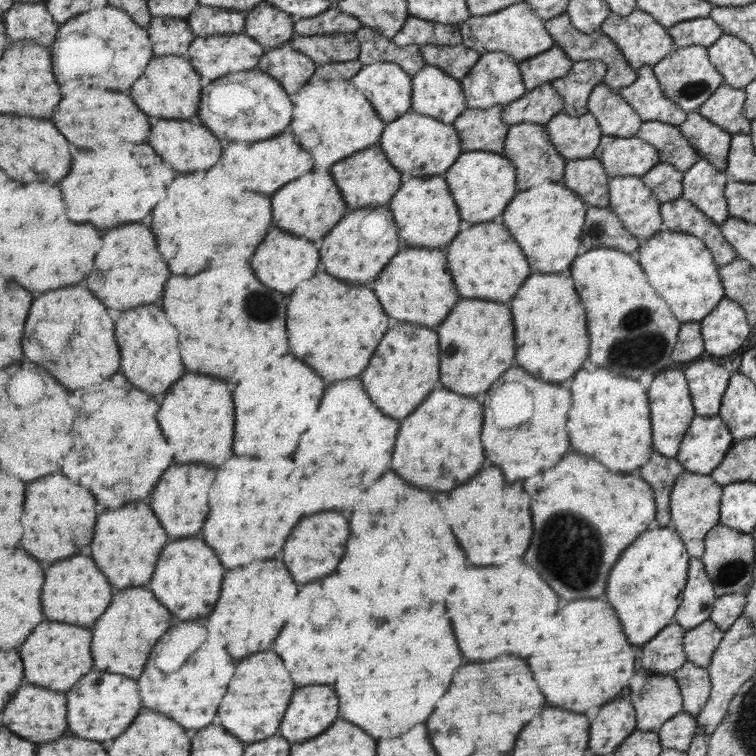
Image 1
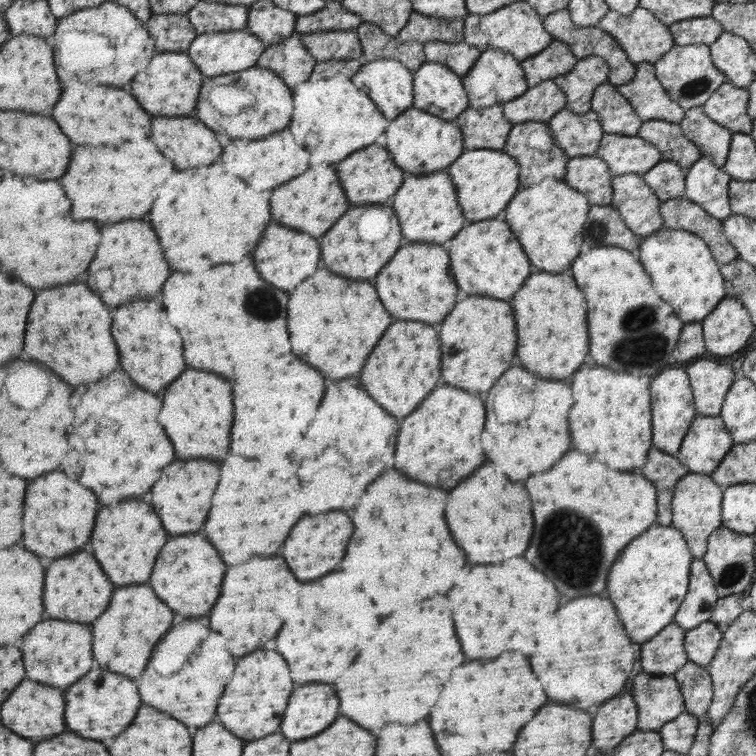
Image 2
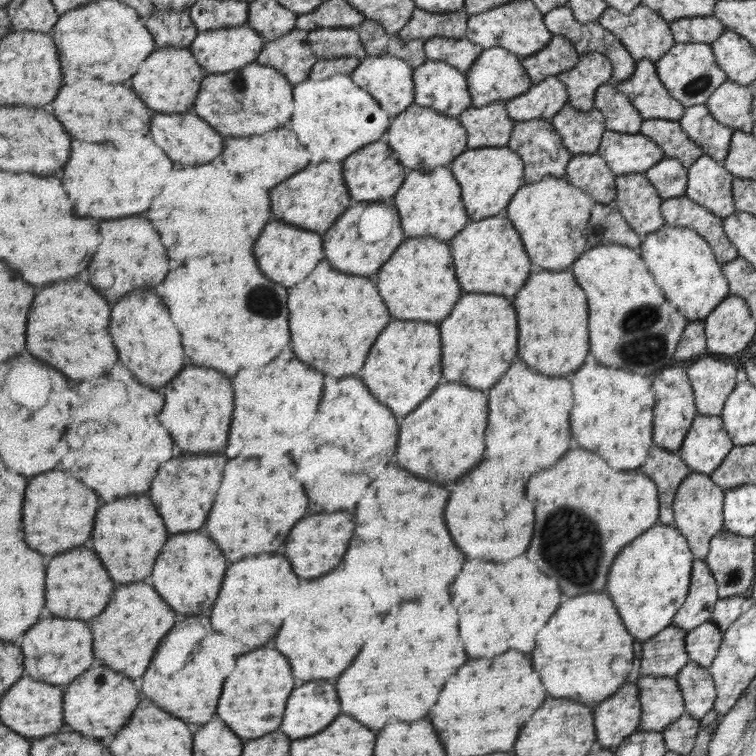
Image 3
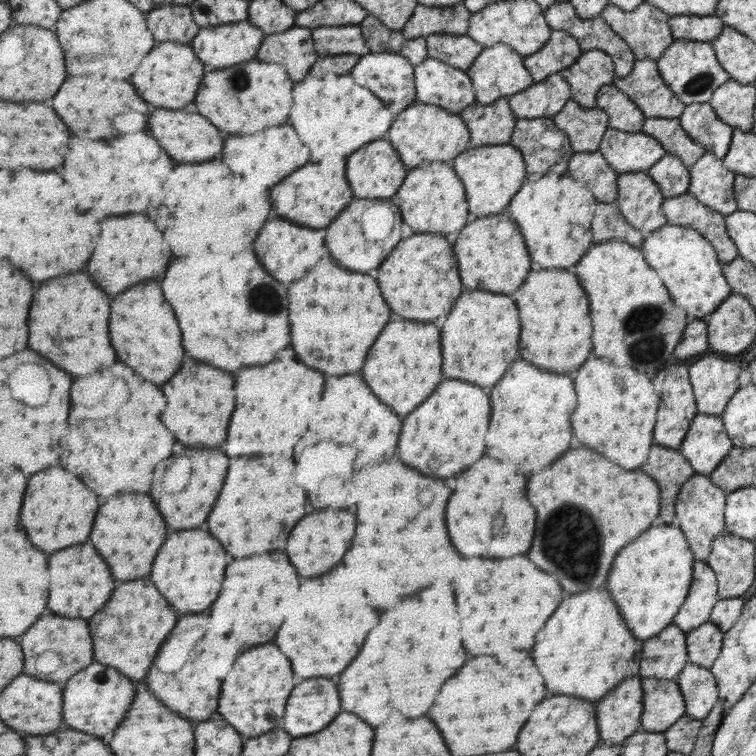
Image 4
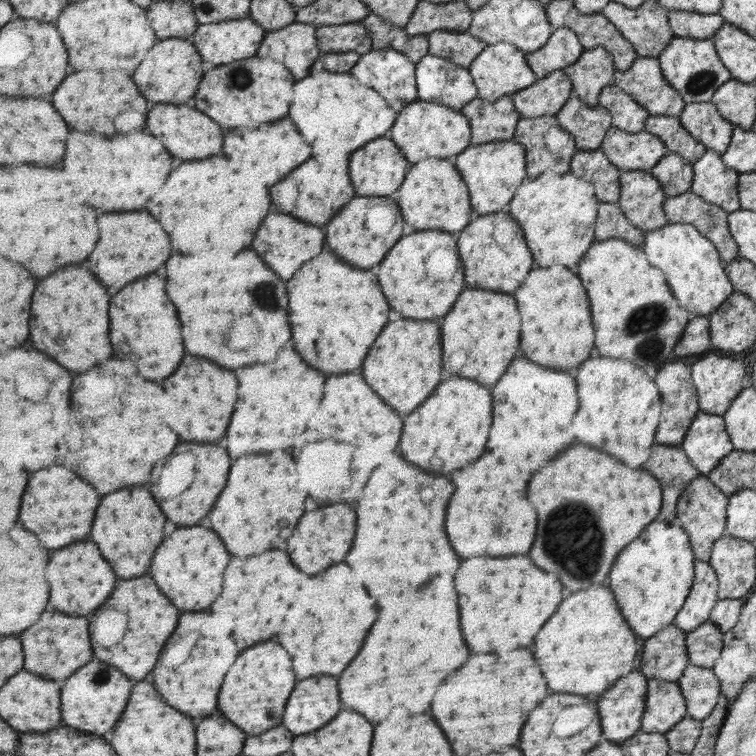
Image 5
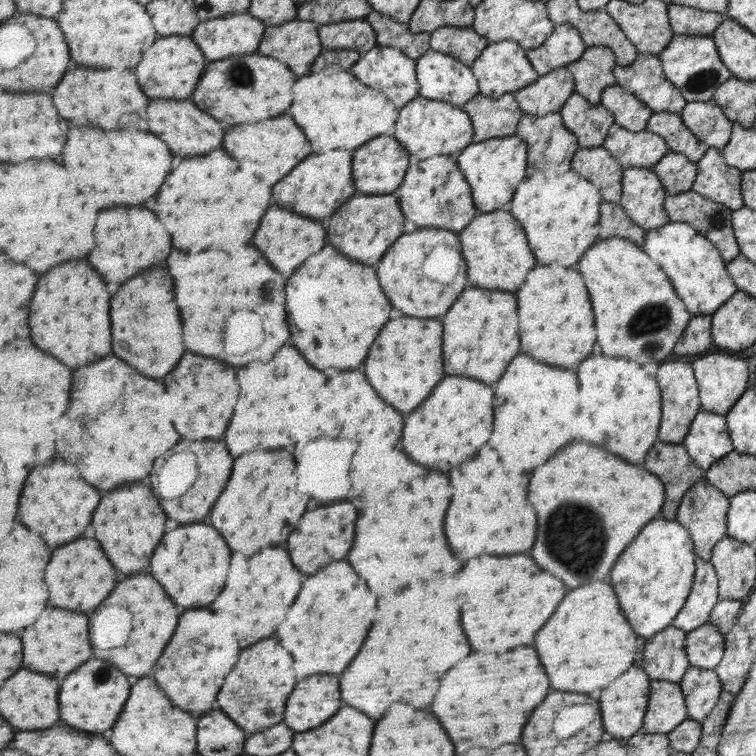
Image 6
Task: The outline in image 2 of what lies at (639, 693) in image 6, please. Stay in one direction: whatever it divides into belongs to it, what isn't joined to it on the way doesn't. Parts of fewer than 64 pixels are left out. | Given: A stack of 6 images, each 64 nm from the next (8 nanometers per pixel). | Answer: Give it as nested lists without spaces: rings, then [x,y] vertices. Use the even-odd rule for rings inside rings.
[[[627,687],[625,694],[613,698],[593,714],[593,748],[599,753],[613,753],[637,728],[638,707]]]

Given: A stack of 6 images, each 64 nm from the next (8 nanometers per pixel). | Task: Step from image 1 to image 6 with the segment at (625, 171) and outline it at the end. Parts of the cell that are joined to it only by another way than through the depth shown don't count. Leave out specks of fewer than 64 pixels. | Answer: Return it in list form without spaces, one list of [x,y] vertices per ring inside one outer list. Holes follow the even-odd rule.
[[[615,123],[609,131],[603,146],[611,150],[616,159],[624,166],[651,168],[669,152],[667,143],[658,134],[644,129],[630,131]]]

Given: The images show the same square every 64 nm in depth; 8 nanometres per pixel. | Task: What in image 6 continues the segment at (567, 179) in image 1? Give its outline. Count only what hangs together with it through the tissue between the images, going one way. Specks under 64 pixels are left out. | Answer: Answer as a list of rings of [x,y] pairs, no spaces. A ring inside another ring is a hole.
[[[603,145],[580,147],[572,160],[572,168],[589,182],[596,183],[605,201],[619,203],[624,196],[625,168]]]

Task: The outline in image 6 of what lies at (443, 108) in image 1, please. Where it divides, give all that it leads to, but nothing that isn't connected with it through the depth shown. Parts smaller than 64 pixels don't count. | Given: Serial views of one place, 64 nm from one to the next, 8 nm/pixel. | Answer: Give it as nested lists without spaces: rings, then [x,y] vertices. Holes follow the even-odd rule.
[[[430,48],[423,57],[416,59],[416,71],[420,82],[420,96],[425,96],[425,98],[433,98],[440,102],[453,103],[455,106],[464,107],[472,98],[481,93],[480,81],[472,71],[472,67],[467,66],[454,55]]]

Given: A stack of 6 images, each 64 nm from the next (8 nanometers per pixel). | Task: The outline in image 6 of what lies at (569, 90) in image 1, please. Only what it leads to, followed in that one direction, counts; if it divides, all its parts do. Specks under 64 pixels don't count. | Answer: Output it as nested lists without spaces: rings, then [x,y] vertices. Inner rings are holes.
[[[591,46],[577,62],[568,65],[576,78],[575,92],[584,95],[593,105],[602,103],[604,90],[617,85],[616,54],[608,46]]]

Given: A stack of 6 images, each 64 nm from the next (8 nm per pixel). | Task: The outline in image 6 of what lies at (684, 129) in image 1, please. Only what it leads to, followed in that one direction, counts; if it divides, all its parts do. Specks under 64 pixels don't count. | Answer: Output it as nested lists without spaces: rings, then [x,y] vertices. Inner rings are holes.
[[[713,99],[706,102],[687,102],[679,115],[693,136],[708,147],[720,151],[729,140],[732,122],[725,118]]]

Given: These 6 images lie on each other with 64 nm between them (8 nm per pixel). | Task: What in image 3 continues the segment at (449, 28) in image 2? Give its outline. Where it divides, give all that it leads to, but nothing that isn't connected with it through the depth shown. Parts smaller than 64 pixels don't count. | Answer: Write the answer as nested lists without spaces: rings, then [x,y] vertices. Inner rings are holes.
[[[417,7],[413,18],[401,29],[400,37],[404,40],[433,37],[466,38],[468,33],[468,11],[463,8],[457,12],[429,12]]]

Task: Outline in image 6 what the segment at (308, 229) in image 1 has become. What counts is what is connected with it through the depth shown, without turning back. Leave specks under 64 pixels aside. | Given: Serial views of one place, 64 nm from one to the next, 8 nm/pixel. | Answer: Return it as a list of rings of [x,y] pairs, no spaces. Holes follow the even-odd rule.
[[[323,150],[313,152],[285,182],[279,182],[273,188],[273,206],[285,206],[287,210],[297,210],[299,214],[309,214],[307,218],[325,220],[333,216],[333,212],[345,204],[355,192],[353,184],[353,154],[355,150]],[[315,166],[315,168],[313,168]],[[315,184],[315,186],[313,186]]]

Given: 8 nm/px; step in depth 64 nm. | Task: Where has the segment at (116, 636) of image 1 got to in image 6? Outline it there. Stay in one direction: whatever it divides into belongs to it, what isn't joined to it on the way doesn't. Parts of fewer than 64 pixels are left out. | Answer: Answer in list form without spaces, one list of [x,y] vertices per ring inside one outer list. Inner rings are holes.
[[[147,574],[133,576],[119,582],[117,590],[113,590],[113,594],[105,600],[105,604],[127,606],[135,616],[135,624],[133,624],[131,640],[127,642],[127,646],[123,646],[123,650],[95,650],[95,656],[111,660],[115,666],[121,666],[121,670],[125,670],[125,674],[129,676],[149,674],[177,630],[177,624],[179,624],[177,604],[169,598],[165,588],[153,576],[147,576]]]

